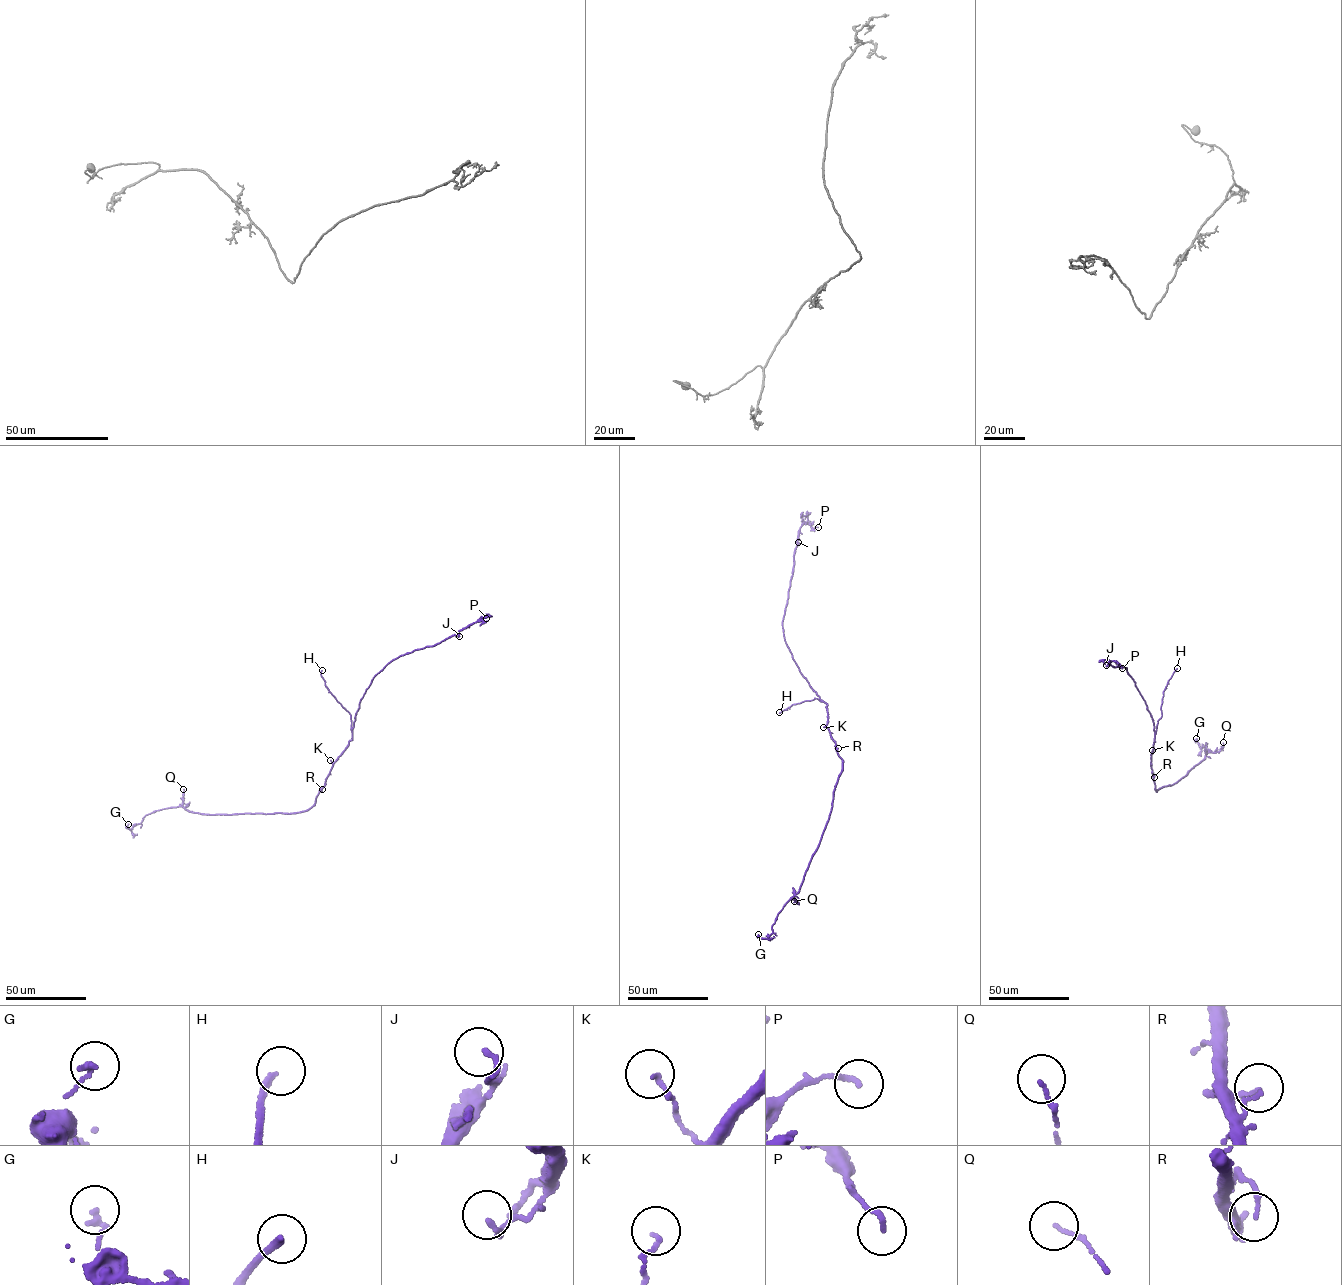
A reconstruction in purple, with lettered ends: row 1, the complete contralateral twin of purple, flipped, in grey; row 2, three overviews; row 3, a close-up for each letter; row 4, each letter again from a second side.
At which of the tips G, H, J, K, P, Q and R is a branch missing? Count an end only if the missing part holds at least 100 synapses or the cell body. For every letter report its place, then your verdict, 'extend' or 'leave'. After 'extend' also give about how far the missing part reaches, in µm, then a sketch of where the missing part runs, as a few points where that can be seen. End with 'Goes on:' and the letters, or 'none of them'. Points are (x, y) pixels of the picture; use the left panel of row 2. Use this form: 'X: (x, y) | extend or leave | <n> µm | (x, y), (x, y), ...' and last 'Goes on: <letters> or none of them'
G: (128, 824) | leave
H: (322, 670) | extend | 20 µm | (322, 670), (322, 655), (316, 644)
J: (459, 636) | leave
K: (330, 760) | leave
P: (486, 618) | leave
Q: (183, 789) | leave
R: (322, 789) | leave
Goes on: H

